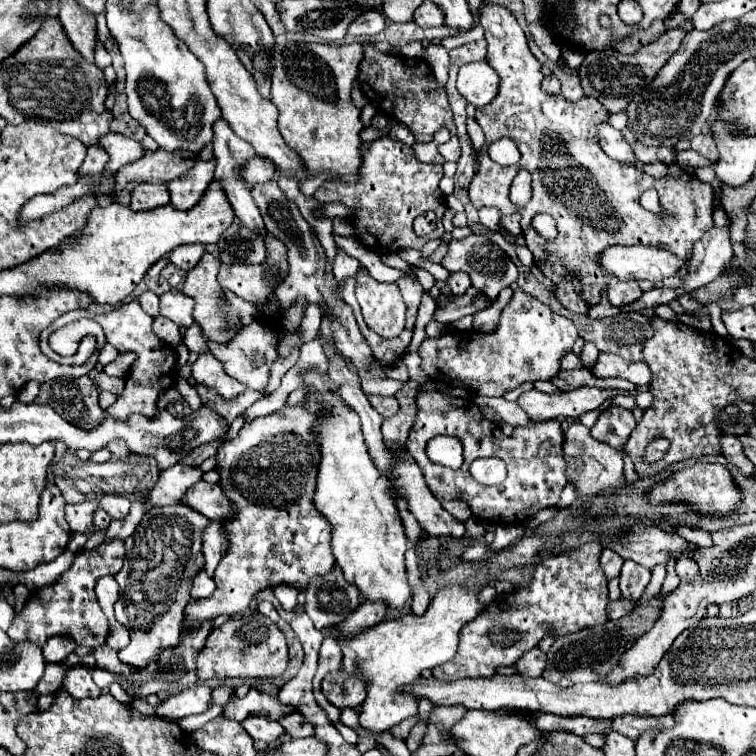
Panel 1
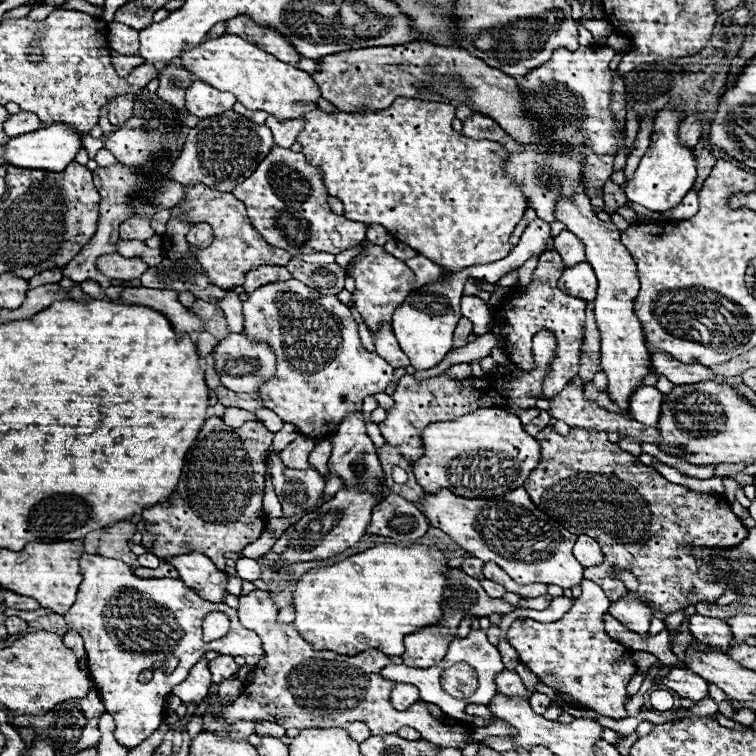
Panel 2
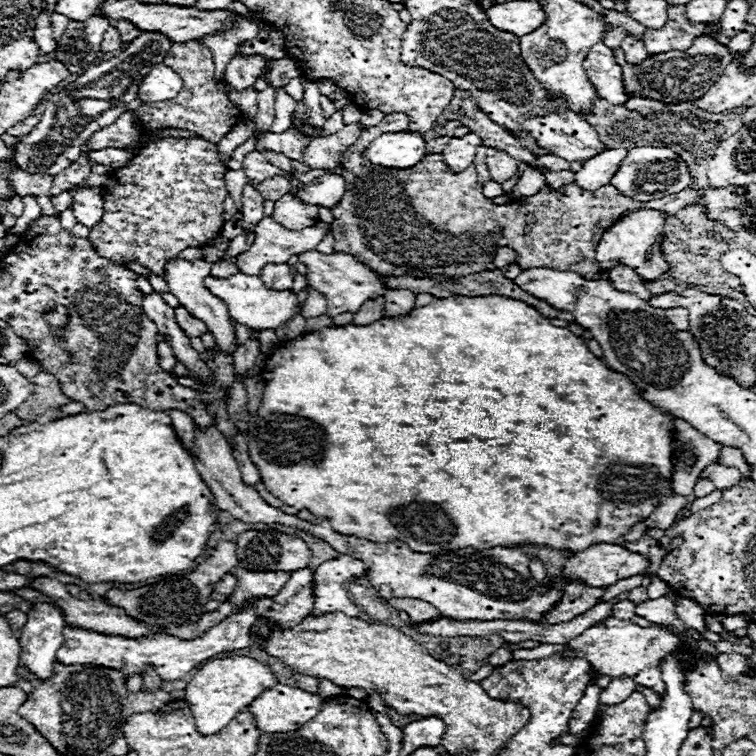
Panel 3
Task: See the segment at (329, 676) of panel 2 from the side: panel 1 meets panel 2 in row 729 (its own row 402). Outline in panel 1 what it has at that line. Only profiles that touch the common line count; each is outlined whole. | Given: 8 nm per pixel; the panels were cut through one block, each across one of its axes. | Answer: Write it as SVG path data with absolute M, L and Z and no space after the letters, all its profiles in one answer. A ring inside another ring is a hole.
M422 392L416 398L416 424L410 428L408 454L418 462L428 488L438 500L462 500L470 506L472 516L484 524L522 524L538 510L554 506L560 500L560 492L566 486L566 460L562 454L562 428L556 420L534 422L528 428L516 428L514 436L506 436L496 424L482 418L480 408L466 398L454 398L442 392ZM368 394L368 402L370 402L372 408L376 408L376 412L378 412L384 420L396 416L398 410L400 410L400 402L398 402L396 396L390 396L390 398L388 398L388 396L372 396L372 394ZM304 402L296 406L284 404L282 410L260 416L246 424L232 442L224 442L218 448L218 472L222 490L230 498L236 514L226 526L230 526L230 546L222 562L214 572L216 590L210 598L192 598L184 608L186 634L196 632L204 622L214 620L222 614L242 612L252 596L264 588L274 588L278 584L290 584L304 590L314 576L324 576L334 568L334 556L330 554L330 522L316 510L314 492L320 466L320 444L312 434L316 414L306 410ZM438 434L456 436L464 446L464 466L456 470L436 466L424 454L426 442ZM496 456L506 462L508 478L496 488L480 486L468 472L474 458Z

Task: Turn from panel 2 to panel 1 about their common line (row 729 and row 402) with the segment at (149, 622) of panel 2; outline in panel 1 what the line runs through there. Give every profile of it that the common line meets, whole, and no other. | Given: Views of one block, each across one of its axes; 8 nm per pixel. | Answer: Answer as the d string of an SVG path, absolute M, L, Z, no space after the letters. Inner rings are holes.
M132 300L128 304L122 304L120 308L108 312L108 314L100 314L94 316L94 320L102 326L106 340L118 348L118 352L126 354L126 352L134 352L136 360L130 364L124 380L126 386L122 390L122 394L118 396L118 400L106 410L114 420L126 420L130 414L144 414L144 416L154 416L158 412L158 398L162 392L166 392L168 388L174 386L176 382L176 352L164 344L164 340L160 336L156 336L152 332L152 322L154 318L148 316L138 300Z

